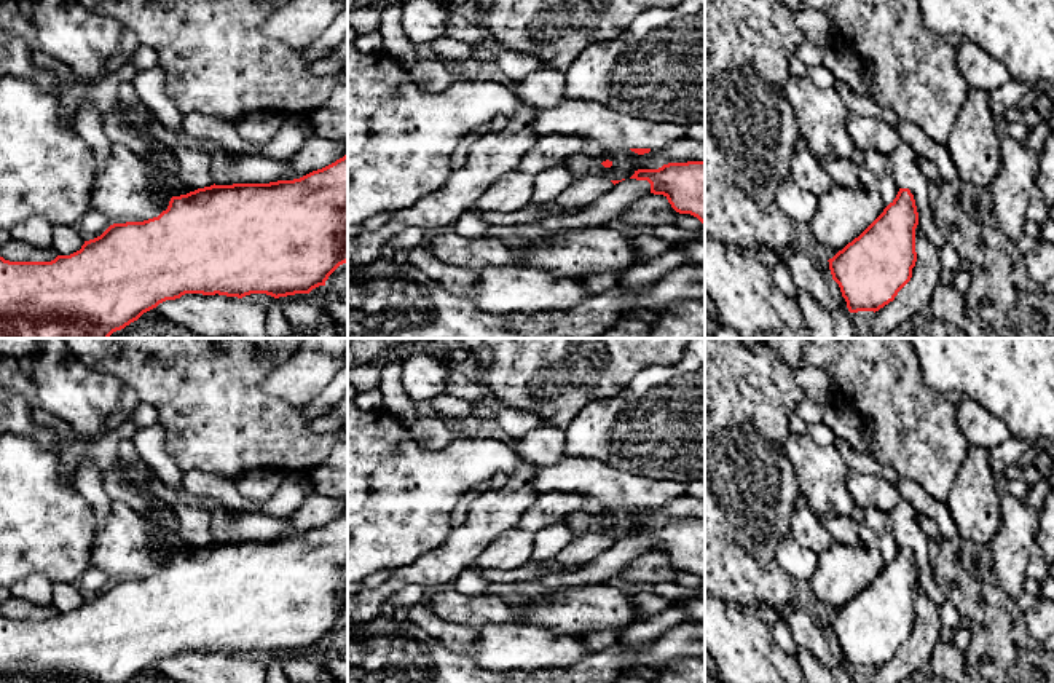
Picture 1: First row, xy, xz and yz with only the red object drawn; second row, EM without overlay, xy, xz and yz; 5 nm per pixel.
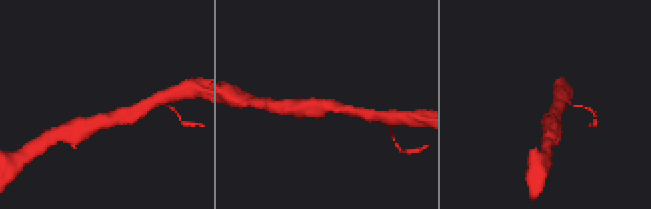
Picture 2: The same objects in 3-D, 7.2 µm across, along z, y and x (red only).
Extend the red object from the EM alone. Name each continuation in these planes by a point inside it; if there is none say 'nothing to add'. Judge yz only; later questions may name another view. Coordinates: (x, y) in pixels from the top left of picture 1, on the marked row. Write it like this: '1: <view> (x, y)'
nothing to add

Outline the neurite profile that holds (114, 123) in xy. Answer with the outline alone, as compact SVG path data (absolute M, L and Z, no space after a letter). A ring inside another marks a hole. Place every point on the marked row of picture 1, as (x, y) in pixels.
M89 99L81 101L80 107L94 109L102 116L104 131L112 144L123 144L134 153L145 155L145 142L140 134L132 132L124 121L121 102L102 113Z

